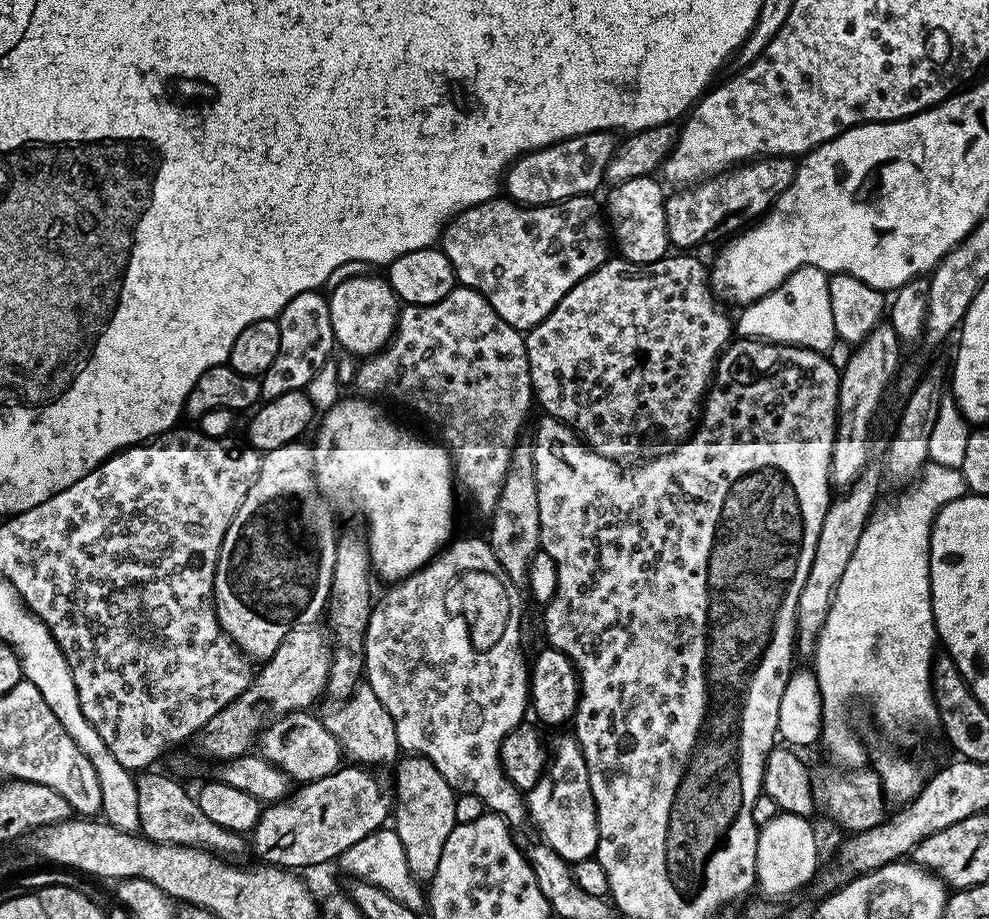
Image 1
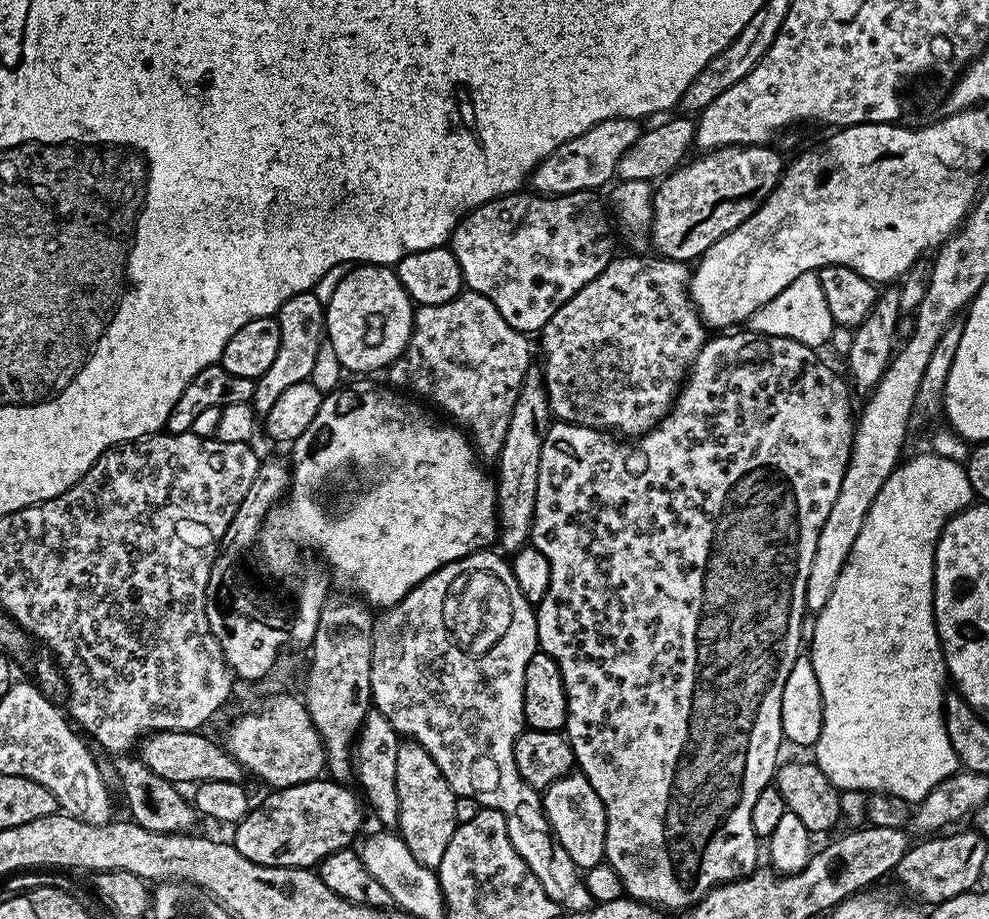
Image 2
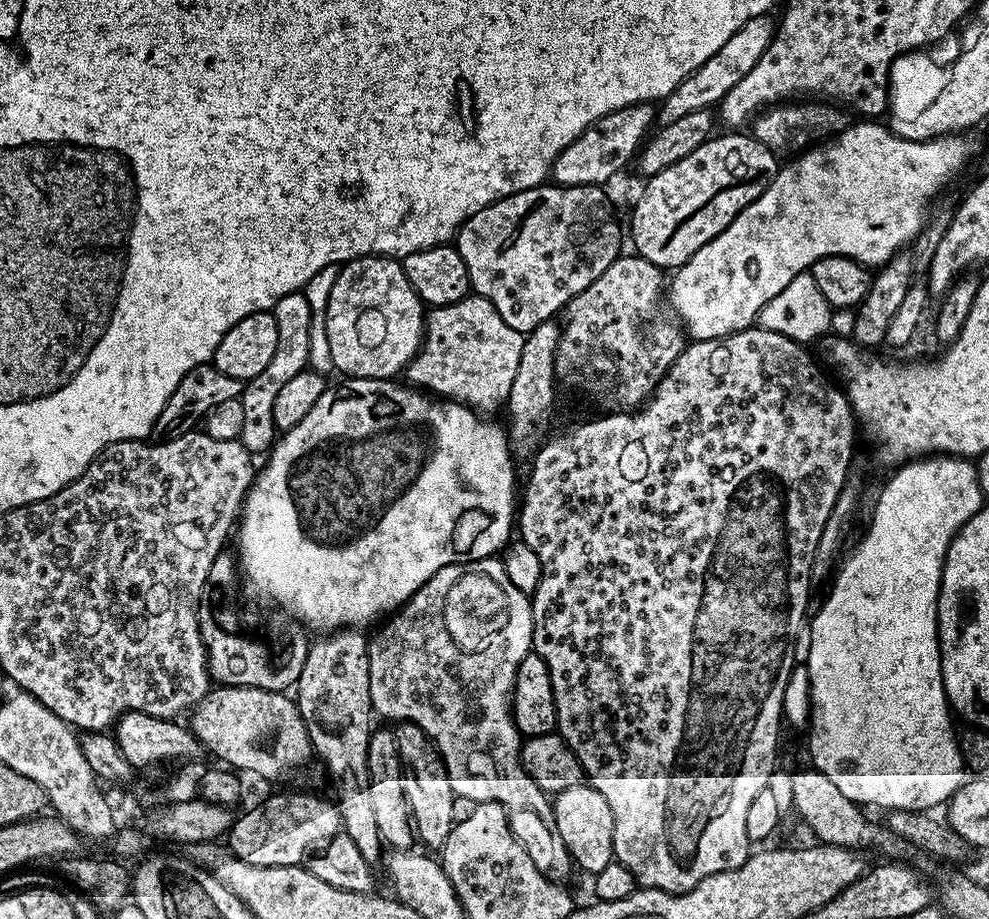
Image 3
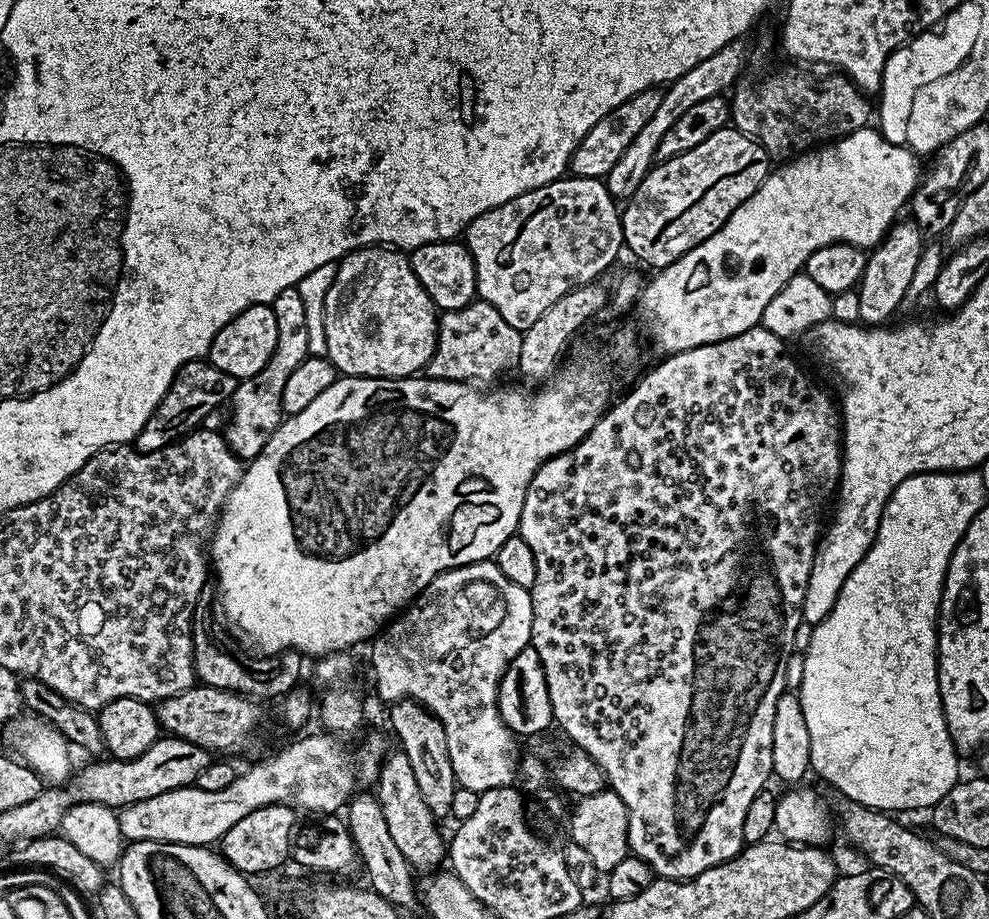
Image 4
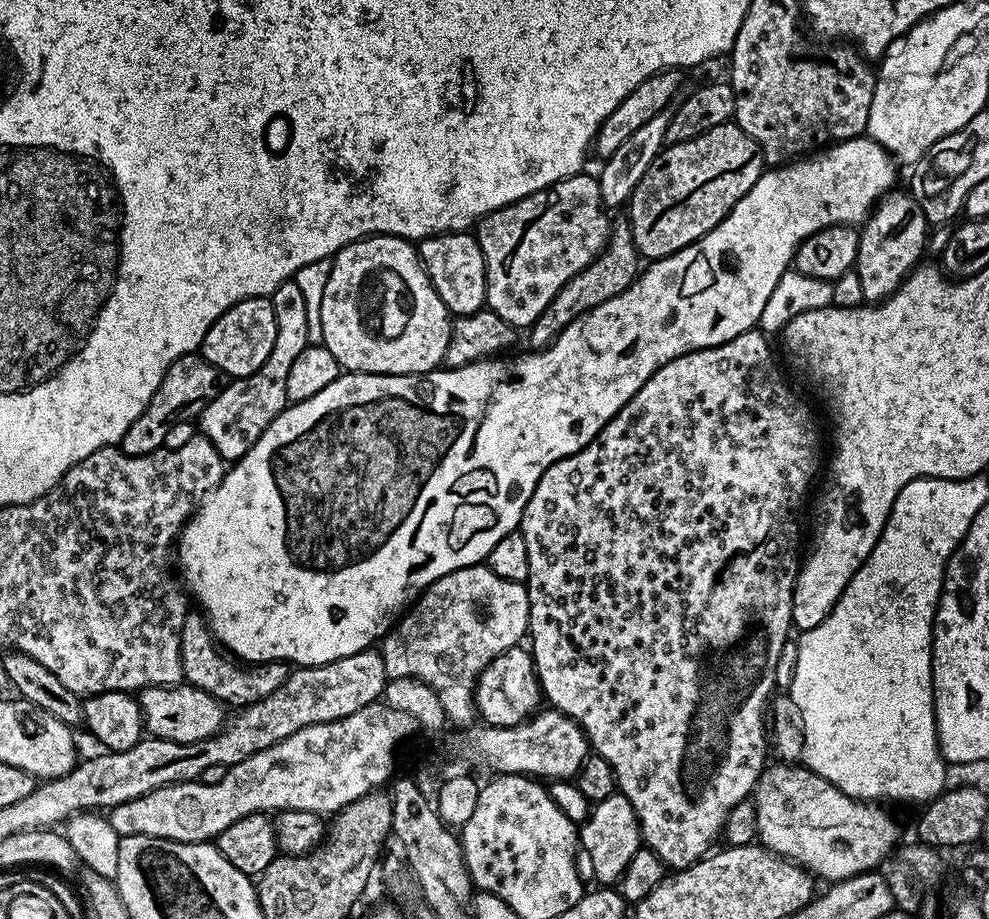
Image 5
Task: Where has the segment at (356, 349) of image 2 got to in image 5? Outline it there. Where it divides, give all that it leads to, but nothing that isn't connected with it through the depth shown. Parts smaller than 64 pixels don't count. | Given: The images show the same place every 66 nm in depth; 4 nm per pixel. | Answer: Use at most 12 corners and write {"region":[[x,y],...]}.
{"region":[[413,241],[331,262],[322,343],[341,369],[444,364],[453,317]]}

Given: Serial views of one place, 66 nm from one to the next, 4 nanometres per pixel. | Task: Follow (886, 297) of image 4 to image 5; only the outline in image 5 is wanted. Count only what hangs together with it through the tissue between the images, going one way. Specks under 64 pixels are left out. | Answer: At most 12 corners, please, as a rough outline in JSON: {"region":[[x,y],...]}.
{"region":[[889,190],[858,232],[865,301],[894,294],[925,255],[930,225]]}

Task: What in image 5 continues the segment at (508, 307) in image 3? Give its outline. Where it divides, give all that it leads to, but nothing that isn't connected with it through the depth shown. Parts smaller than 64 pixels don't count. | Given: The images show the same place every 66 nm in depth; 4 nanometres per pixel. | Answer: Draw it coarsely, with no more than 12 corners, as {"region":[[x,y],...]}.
{"region":[[595,175],[483,216],[487,307],[527,330],[608,245]]}

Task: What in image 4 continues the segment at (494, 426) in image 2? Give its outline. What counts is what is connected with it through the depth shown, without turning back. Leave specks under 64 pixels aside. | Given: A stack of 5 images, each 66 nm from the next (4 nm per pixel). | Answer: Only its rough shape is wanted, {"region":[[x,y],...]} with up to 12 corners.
{"region":[[479,298],[441,311],[427,375],[496,380],[523,332]]}

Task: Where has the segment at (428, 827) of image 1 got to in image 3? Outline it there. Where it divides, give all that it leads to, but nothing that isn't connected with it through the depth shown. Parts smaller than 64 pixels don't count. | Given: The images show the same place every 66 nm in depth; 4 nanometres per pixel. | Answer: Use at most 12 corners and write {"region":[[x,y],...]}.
{"region":[[395,725],[415,839],[443,849],[456,796],[432,739]]}

